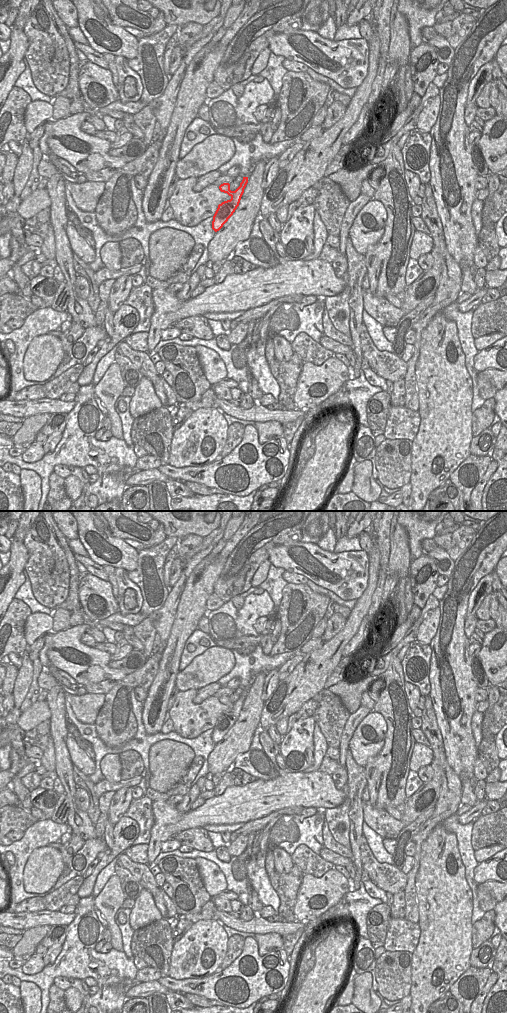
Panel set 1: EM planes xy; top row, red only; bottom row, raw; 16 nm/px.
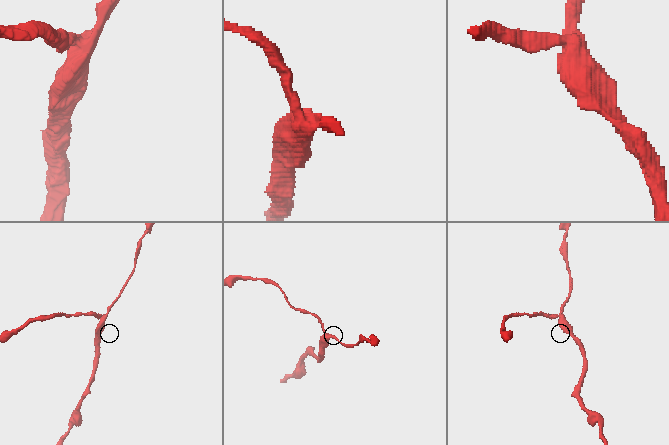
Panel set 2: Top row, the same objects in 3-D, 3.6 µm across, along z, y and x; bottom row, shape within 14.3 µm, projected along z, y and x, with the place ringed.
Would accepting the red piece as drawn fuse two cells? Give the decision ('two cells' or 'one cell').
one cell

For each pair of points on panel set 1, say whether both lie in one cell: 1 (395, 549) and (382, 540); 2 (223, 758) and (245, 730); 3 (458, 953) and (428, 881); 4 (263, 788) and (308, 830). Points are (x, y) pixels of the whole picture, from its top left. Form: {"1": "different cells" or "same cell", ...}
{"1": "different cells", "2": "same cell", "3": "same cell", "4": "different cells"}

